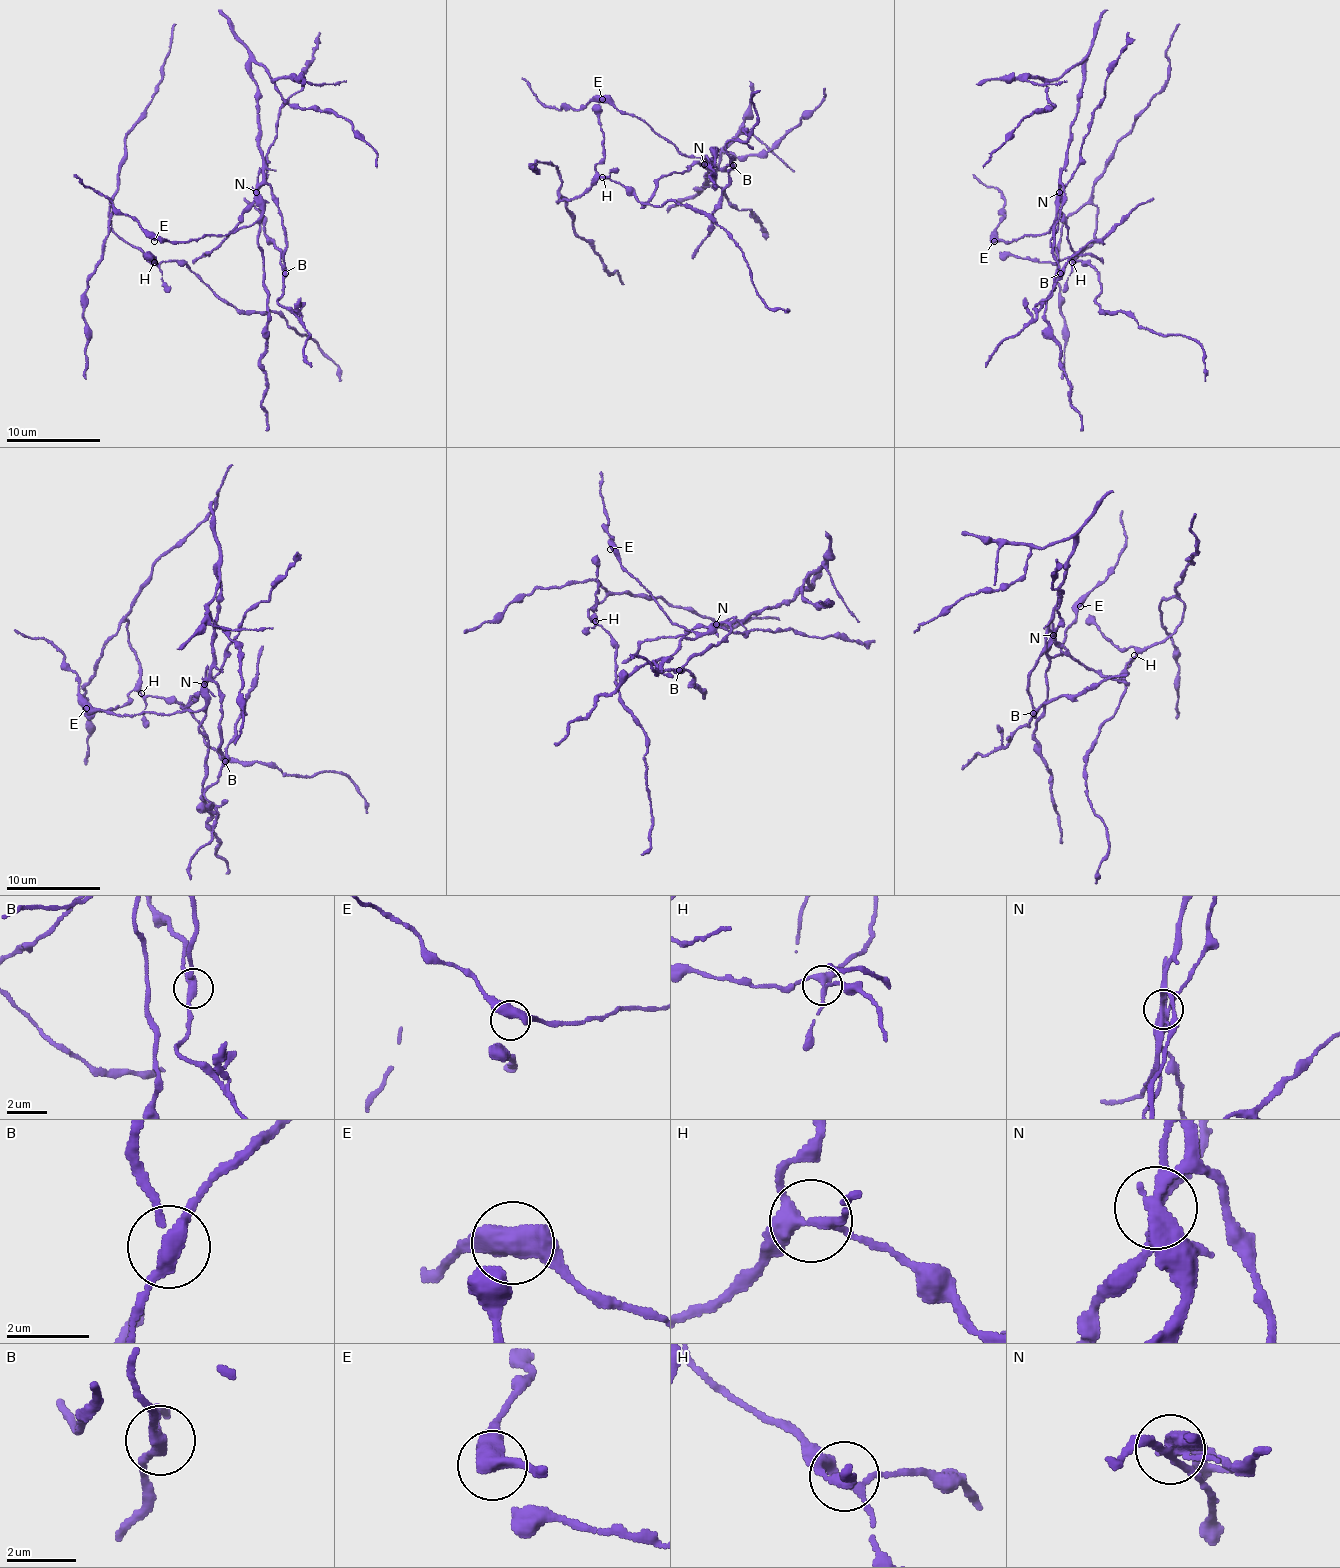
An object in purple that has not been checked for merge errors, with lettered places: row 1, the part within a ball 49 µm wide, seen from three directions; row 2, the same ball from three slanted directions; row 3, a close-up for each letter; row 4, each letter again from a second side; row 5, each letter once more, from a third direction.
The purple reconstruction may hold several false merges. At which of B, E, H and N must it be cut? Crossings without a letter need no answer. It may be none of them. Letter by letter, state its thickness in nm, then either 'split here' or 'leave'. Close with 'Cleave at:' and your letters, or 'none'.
B: calibre 300 nm; split here
E: calibre 400 nm; leave
H: calibre 280 nm; leave
N: calibre 320 nm; split here
Cleave at: B, N

